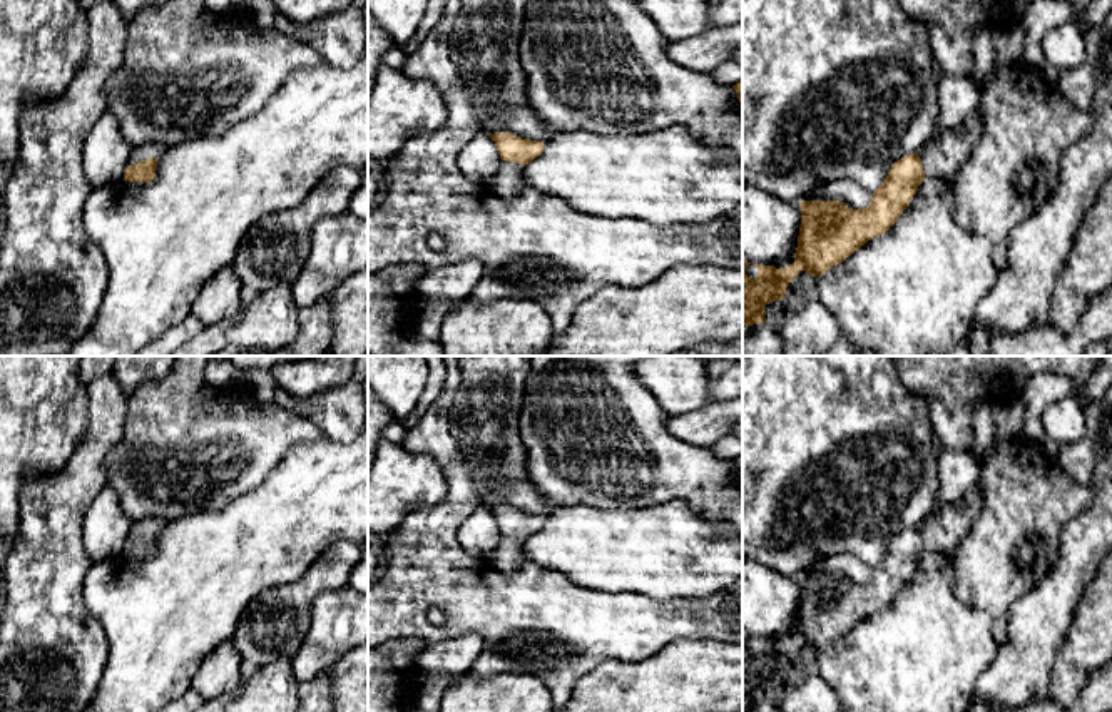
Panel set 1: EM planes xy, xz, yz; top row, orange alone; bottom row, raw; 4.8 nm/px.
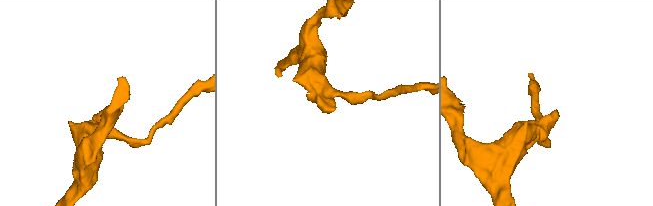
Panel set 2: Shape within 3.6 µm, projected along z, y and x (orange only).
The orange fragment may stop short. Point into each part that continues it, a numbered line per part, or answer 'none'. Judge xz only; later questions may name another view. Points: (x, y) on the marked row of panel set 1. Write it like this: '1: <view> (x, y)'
1: xz (509, 181)

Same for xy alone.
1: xy (142, 152)

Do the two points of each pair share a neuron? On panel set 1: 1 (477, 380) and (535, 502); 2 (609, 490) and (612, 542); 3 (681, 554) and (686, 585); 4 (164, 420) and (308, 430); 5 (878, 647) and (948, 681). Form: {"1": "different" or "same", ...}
{"1": "same", "2": "different", "3": "same", "4": "same", "5": "same"}

